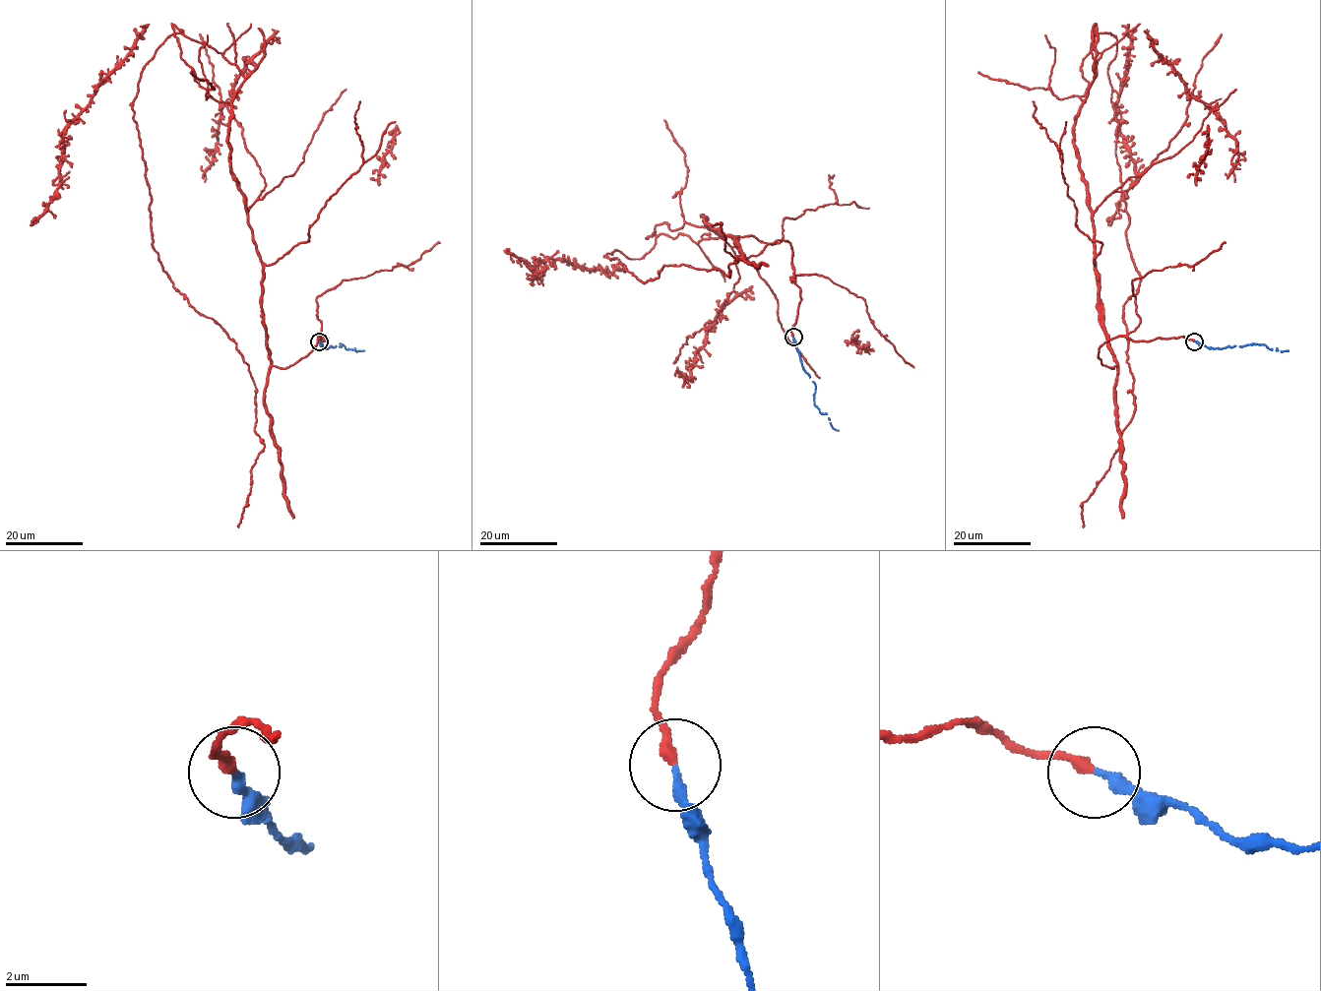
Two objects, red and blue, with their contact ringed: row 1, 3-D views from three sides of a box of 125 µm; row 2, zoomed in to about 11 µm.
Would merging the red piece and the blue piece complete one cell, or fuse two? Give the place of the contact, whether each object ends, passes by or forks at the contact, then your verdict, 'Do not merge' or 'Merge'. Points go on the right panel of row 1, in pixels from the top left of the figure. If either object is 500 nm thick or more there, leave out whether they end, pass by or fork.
Place: (1194, 341). At the ring red ends. At the ring blue ends. Merge

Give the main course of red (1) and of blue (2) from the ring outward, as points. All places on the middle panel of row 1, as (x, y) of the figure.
1: (793, 337), (787, 241), (745, 258), (702, 216), (719, 237), (606, 255), (644, 282), (730, 277), (713, 225)
2: (793, 337), (804, 370), (816, 386), (814, 404), (820, 412), (825, 413), (830, 425), (838, 431)

